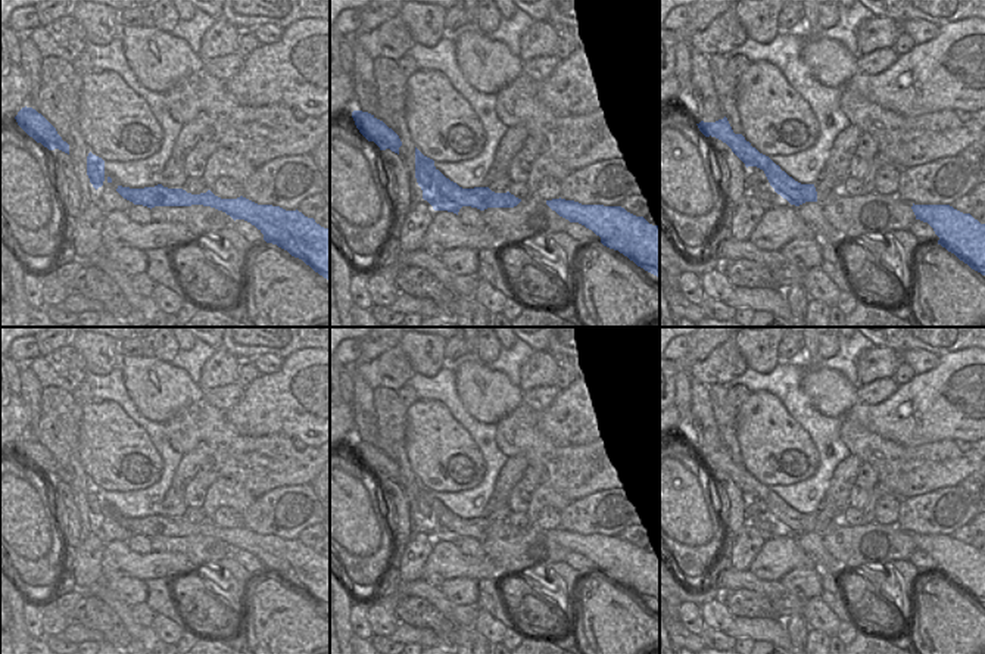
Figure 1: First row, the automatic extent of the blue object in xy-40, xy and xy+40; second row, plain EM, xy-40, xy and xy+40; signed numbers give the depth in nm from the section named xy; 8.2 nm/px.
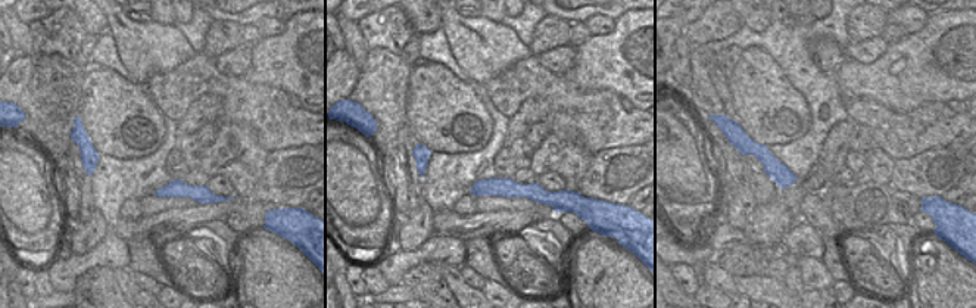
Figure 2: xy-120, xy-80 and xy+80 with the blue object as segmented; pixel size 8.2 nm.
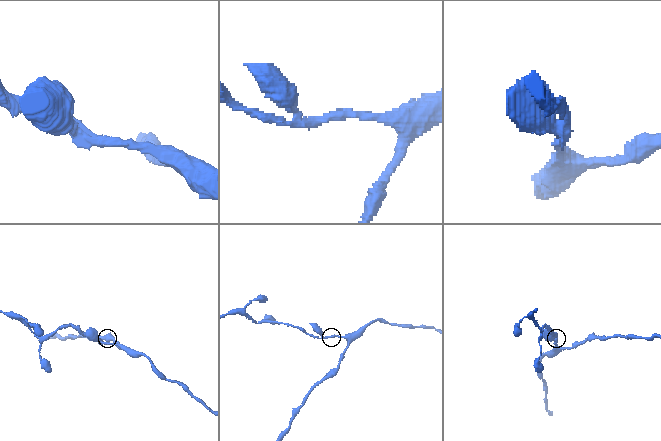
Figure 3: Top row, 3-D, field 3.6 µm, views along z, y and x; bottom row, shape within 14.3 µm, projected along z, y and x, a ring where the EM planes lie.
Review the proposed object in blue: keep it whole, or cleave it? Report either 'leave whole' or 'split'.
split

